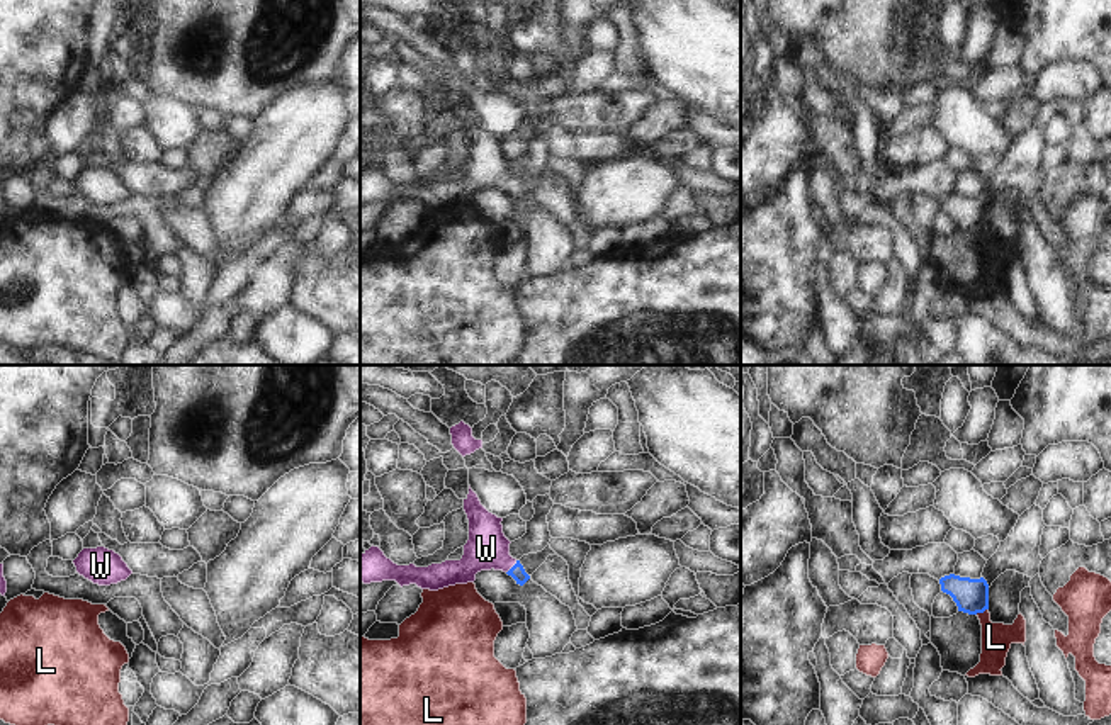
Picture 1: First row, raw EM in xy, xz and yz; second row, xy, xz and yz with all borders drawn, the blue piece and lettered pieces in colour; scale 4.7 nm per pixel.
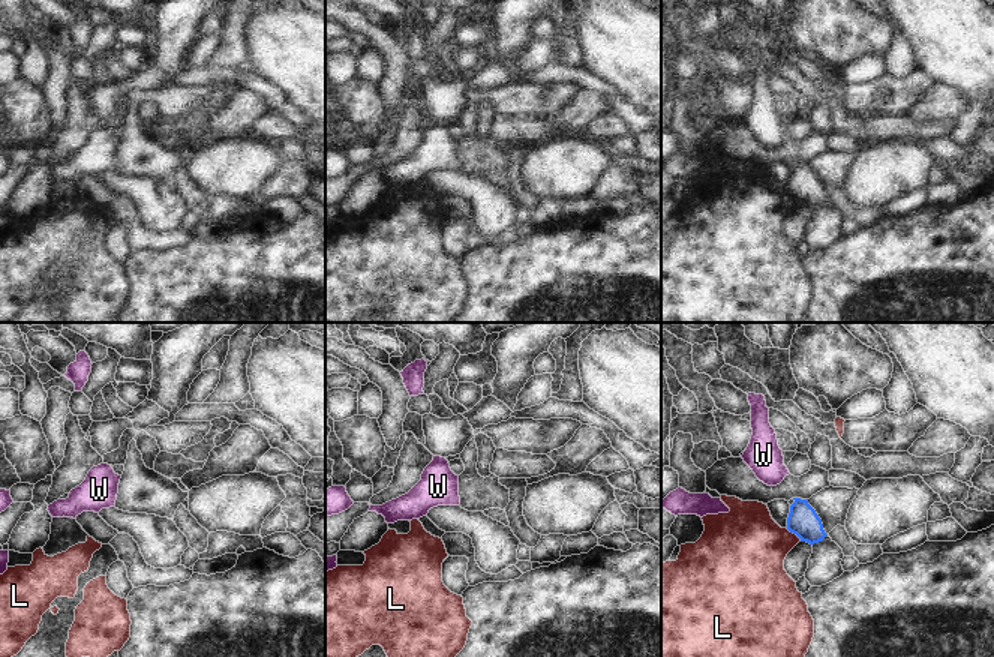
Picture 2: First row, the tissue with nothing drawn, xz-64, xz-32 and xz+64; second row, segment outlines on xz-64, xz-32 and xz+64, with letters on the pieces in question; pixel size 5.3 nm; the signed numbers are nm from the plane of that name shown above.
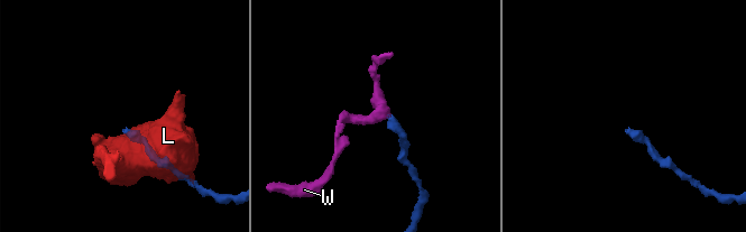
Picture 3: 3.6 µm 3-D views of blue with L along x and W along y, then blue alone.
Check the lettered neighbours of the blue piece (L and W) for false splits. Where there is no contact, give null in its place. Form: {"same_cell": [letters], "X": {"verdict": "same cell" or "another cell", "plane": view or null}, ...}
{"same_cell": ["W"], "L": {"verdict": "another cell", "plane": "yz"}, "W": {"verdict": "same cell", "plane": "xz"}}

